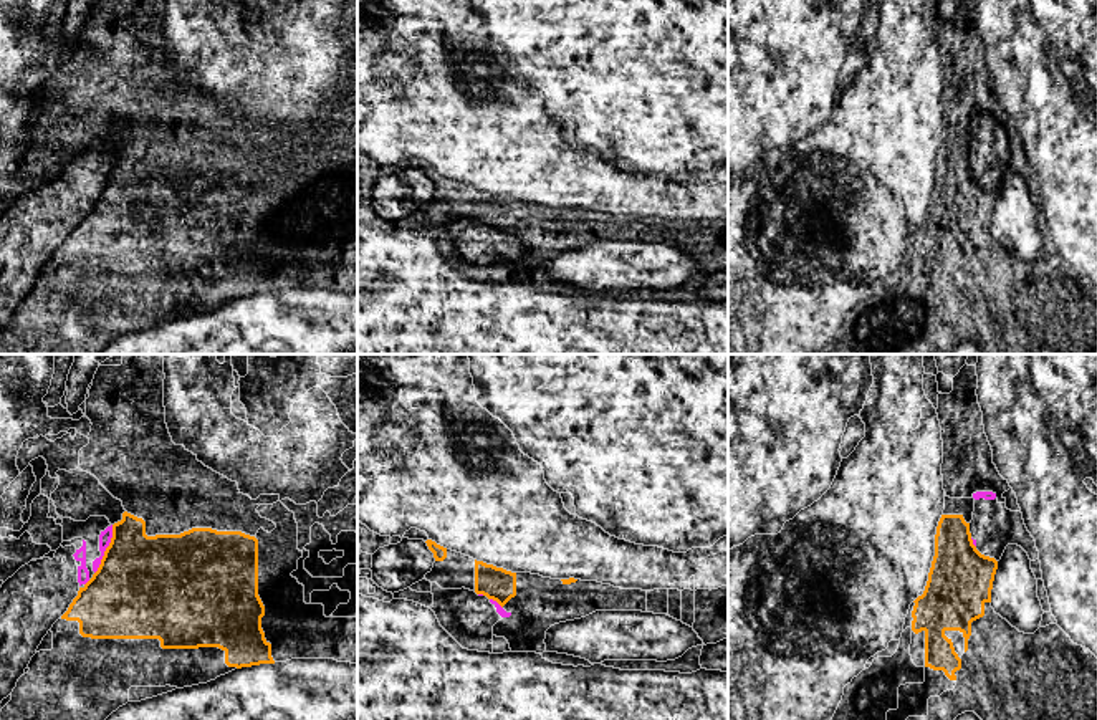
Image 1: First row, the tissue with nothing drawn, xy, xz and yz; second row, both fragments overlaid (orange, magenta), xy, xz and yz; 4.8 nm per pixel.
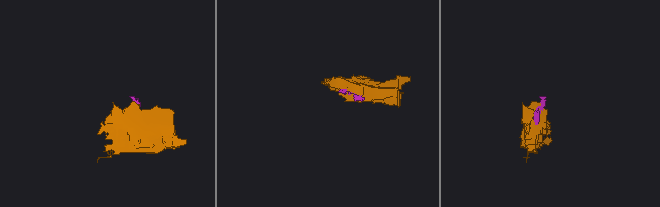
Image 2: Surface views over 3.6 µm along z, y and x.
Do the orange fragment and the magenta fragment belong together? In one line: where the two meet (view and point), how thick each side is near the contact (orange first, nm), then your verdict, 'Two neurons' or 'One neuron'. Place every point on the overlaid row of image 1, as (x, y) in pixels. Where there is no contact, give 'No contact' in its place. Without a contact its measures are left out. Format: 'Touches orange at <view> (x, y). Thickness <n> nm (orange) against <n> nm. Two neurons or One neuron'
Touches orange at xy (106, 550). Thickness 480 nm (orange) against 60 nm. Two neurons

